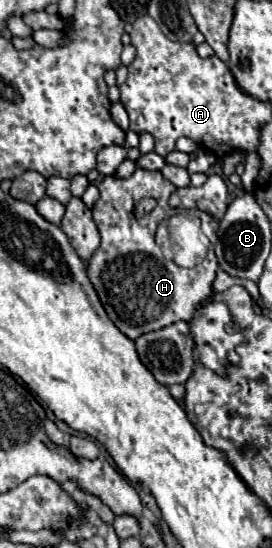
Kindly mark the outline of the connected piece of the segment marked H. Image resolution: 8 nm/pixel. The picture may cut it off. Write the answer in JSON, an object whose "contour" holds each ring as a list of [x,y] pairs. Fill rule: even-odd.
{"contour":[[[138,167],[130,177],[118,177],[118,175],[104,177],[100,181],[98,189],[100,189],[100,199],[92,207],[92,217],[94,217],[94,223],[98,225],[98,231],[100,231],[102,241],[100,241],[100,247],[94,251],[94,255],[88,261],[88,277],[90,277],[96,293],[98,293],[98,297],[102,301],[108,317],[110,317],[108,305],[112,305],[112,309],[118,315],[118,321],[114,321],[114,325],[128,339],[132,339],[132,341],[136,341],[144,333],[158,331],[158,329],[168,327],[168,325],[172,325],[176,321],[182,321],[182,319],[184,321],[190,321],[192,319],[192,313],[198,309],[198,305],[202,305],[204,299],[212,293],[212,283],[214,283],[214,277],[216,277],[219,264],[214,250],[210,249],[204,261],[193,268],[185,269],[178,267],[174,261],[166,259],[162,255],[162,249],[156,245],[154,233],[156,233],[158,223],[162,219],[166,219],[166,217],[172,217],[176,213],[182,213],[182,211],[172,209],[168,205],[168,199],[176,191],[176,187],[160,171],[148,171],[148,169]],[[144,197],[154,197],[158,205],[150,213],[146,213],[142,217],[136,217],[134,215],[134,207]]]}

